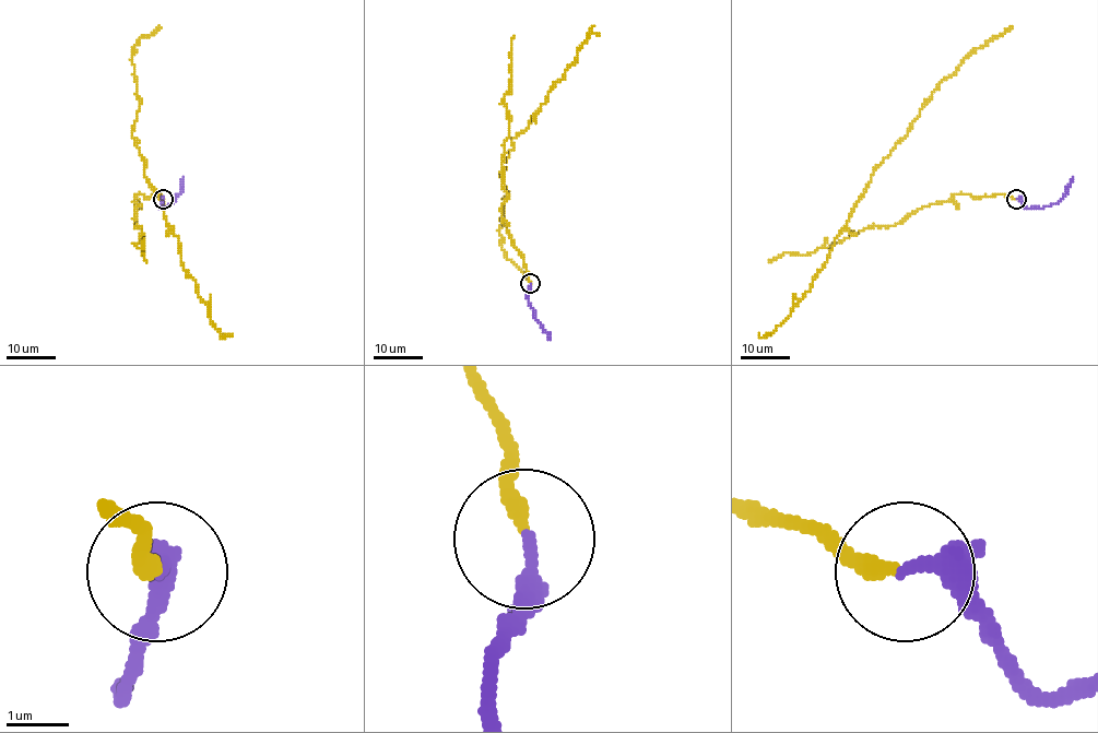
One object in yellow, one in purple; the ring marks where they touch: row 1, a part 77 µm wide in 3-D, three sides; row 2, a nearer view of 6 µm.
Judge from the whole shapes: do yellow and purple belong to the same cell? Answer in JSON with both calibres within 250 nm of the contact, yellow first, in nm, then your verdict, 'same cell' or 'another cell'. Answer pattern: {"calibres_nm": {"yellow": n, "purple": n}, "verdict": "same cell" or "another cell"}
{"calibres_nm": {"yellow": 260, "purple": 220}, "verdict": "another cell"}

